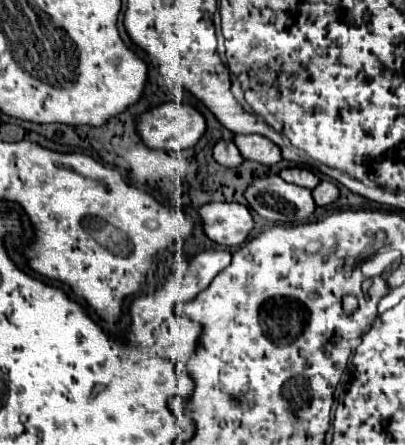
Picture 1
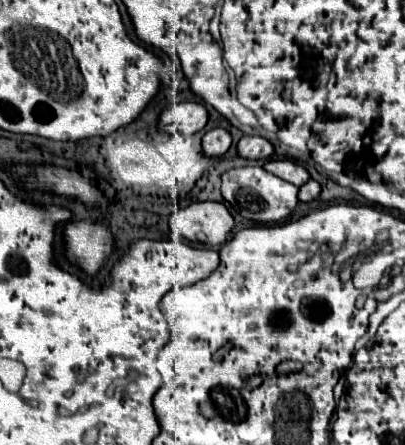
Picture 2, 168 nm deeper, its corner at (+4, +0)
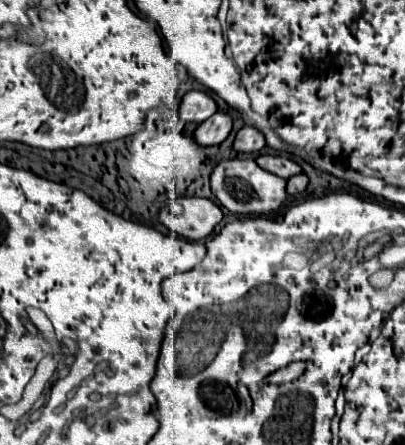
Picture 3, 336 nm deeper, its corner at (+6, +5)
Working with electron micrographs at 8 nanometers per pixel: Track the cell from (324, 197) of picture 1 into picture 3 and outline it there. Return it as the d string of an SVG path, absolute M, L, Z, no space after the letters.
M301 173L301 175L297 175L297 177L291 177L291 179L287 181L287 193L289 193L289 195L297 195L297 193L301 193L301 191L307 189L307 183L309 183L309 179L307 179L305 173Z

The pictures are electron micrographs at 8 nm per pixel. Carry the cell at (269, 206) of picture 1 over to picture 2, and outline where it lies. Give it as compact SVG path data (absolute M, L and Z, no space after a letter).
M241 166L241 168L231 168L223 172L221 176L221 196L231 204L231 208L241 214L247 220L253 222L279 222L285 220L295 206L299 204L297 200L297 186L291 186L289 182L283 182L281 178L275 178L261 166Z

